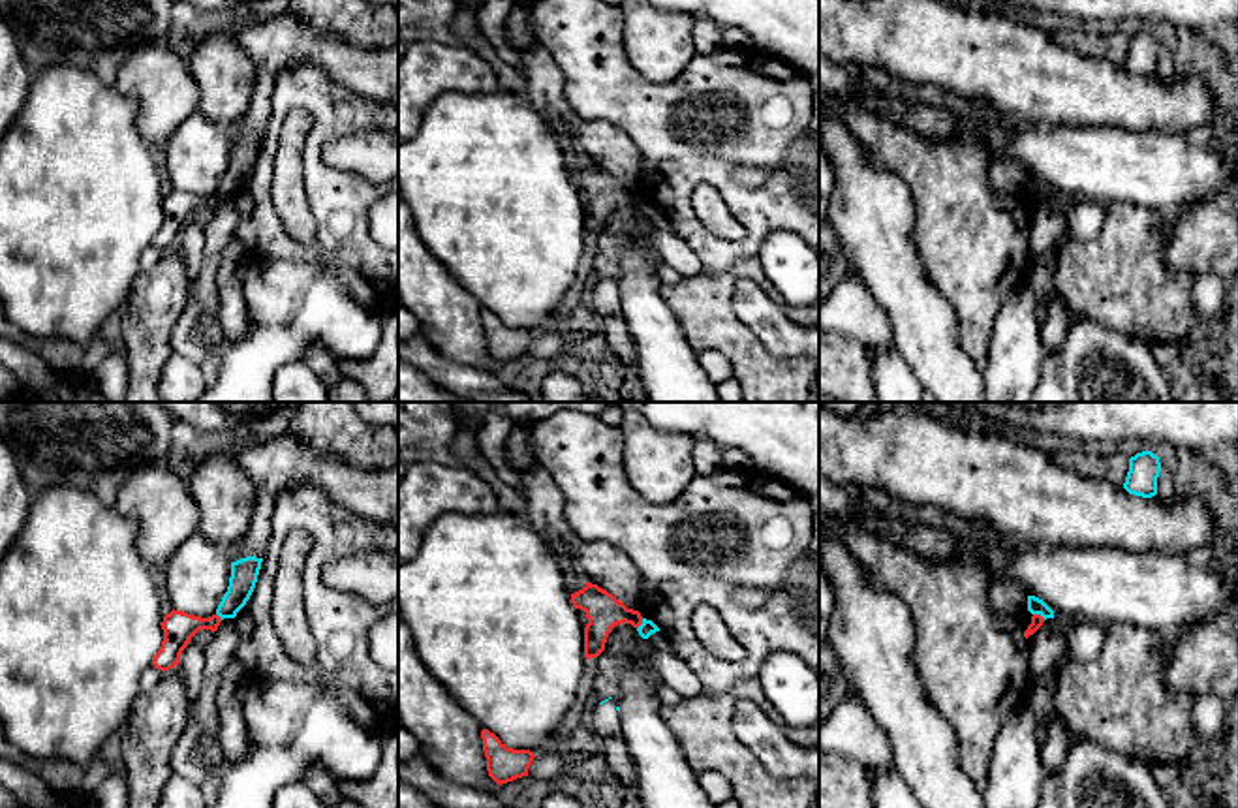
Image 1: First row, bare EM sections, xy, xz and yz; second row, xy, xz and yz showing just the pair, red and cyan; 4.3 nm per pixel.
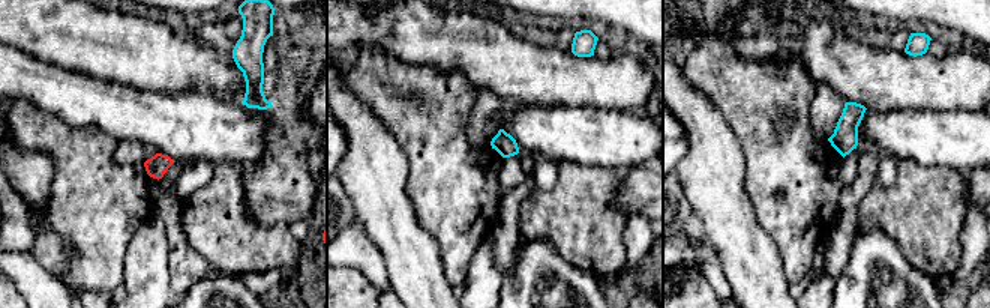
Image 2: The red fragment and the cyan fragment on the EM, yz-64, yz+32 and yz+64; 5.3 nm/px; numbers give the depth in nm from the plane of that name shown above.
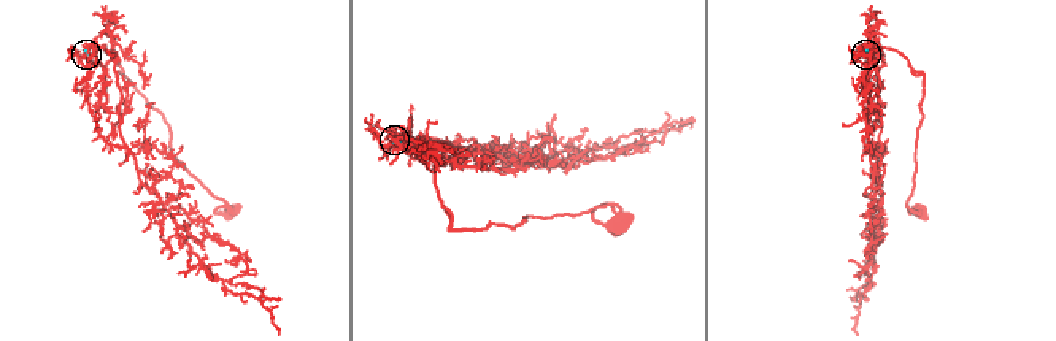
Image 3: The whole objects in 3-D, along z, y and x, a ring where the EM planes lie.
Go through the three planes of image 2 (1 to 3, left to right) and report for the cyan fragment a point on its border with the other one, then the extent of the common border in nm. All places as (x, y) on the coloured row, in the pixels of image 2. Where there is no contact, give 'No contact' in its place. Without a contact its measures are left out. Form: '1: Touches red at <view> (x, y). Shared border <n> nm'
1: No contact
2: No contact
3: No contact

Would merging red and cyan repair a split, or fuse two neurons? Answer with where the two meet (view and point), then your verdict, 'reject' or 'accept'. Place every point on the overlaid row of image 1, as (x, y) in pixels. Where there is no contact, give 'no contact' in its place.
contact yz (1039, 615); reject

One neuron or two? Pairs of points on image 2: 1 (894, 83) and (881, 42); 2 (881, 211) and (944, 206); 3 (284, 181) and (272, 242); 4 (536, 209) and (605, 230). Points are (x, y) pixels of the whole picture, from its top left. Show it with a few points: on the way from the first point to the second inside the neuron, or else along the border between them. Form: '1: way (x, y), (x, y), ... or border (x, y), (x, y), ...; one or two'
1: border (863, 41), (876, 48), (903, 51); two
2: way (896, 209), (923, 209), (929, 206); one
3: border (245, 206), (249, 217), (264, 226), (287, 223); two
4: way (552, 215), (575, 215), (588, 229); one

